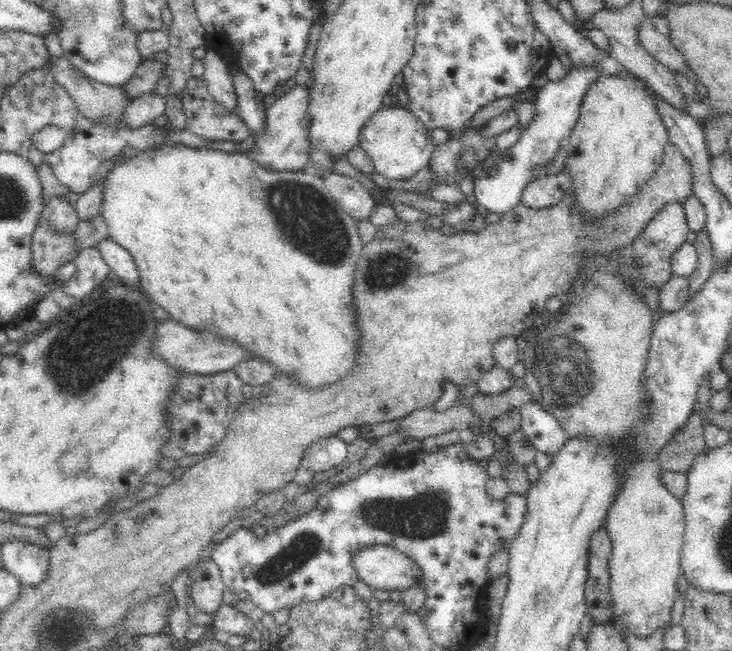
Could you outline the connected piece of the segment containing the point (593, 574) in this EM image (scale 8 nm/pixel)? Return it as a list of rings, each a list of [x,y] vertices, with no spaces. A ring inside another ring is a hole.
[[[604,527],[594,530],[588,538],[588,560],[586,560],[585,601],[586,613],[592,616],[594,623],[607,622],[612,616],[610,611],[608,558],[612,543]]]

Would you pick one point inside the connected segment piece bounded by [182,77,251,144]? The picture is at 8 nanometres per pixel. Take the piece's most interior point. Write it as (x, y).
(204, 117)

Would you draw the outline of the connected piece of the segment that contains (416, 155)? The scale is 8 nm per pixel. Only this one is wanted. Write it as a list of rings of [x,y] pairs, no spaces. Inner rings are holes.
[[[384,108],[370,117],[359,136],[359,146],[372,159],[378,175],[400,180],[429,164],[435,146],[430,131],[408,108]]]

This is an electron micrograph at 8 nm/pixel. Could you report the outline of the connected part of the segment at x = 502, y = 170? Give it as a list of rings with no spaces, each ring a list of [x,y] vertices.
[[[568,68],[568,76],[559,81],[548,80],[542,87],[536,89],[536,118],[520,133],[518,142],[505,152],[496,153],[497,169],[494,174],[488,173],[492,165],[481,163],[472,170],[474,196],[481,211],[504,214],[512,210],[512,206],[520,204],[520,192],[532,180],[532,170],[542,164],[543,168],[552,162],[560,147],[560,140],[567,138],[578,120],[580,104],[586,94],[586,88],[598,78],[598,71],[583,68]]]

